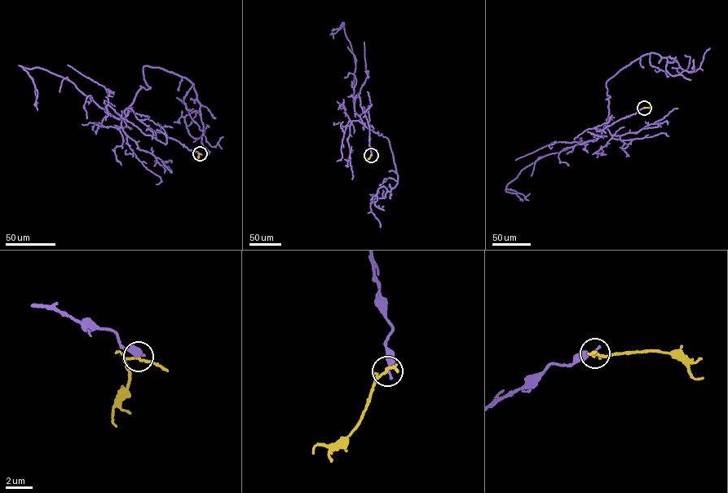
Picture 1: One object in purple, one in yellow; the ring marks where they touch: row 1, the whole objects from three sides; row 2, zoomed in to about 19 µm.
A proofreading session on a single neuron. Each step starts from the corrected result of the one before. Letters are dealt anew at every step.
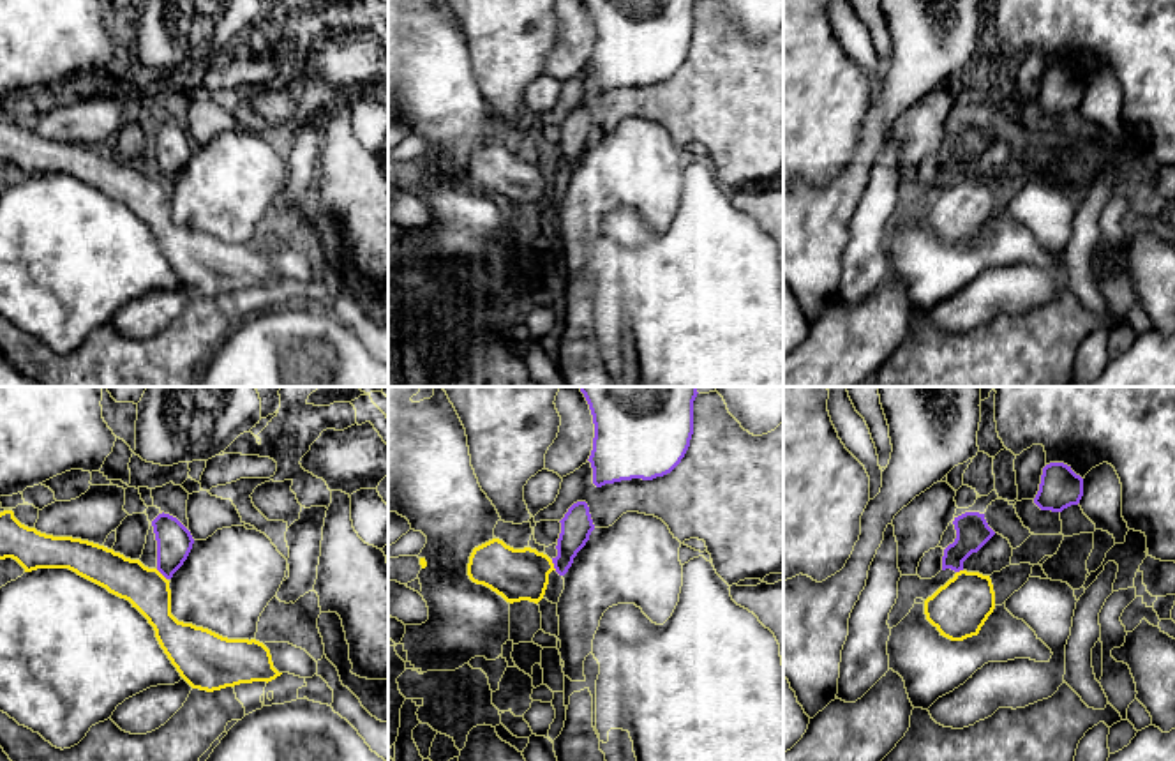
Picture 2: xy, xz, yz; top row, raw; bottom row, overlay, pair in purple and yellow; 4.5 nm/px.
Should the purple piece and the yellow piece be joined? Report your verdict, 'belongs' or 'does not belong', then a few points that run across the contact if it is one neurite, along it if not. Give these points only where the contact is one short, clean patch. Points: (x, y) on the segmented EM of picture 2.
does not belong; line xy (156, 569), (166, 580)

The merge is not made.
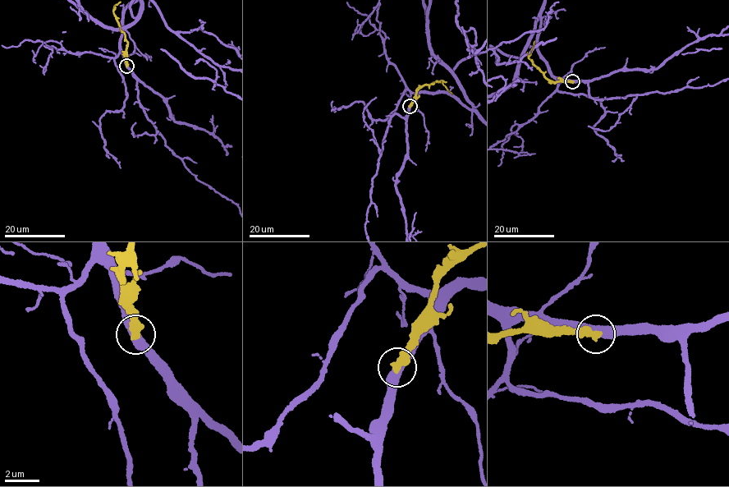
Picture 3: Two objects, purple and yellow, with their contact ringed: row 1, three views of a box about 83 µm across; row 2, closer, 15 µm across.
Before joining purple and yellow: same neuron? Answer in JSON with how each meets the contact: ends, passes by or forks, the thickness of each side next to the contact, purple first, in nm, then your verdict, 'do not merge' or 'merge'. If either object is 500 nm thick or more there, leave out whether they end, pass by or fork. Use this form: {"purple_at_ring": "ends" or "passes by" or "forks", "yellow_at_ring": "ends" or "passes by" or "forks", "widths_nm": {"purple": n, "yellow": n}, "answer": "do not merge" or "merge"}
{"purple_at_ring": "passes by", "yellow_at_ring": "ends", "widths_nm": {"purple": 480, "yellow": 440}, "answer": "do not merge"}

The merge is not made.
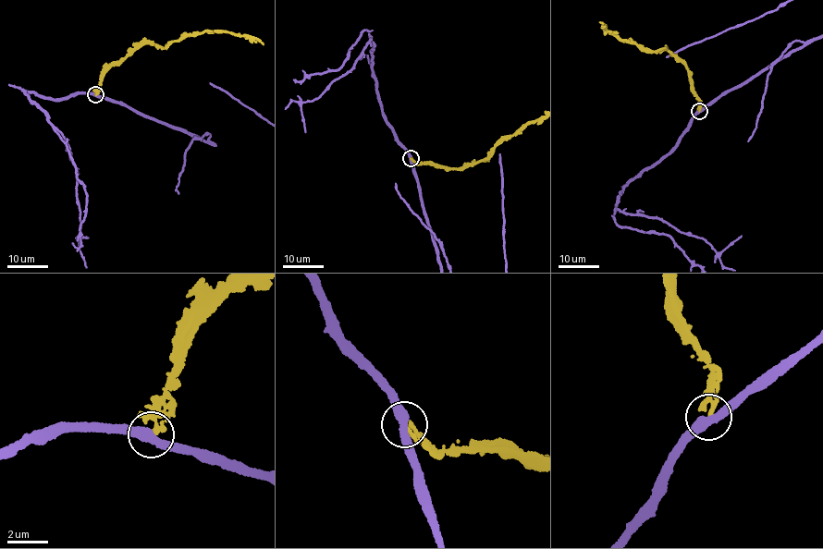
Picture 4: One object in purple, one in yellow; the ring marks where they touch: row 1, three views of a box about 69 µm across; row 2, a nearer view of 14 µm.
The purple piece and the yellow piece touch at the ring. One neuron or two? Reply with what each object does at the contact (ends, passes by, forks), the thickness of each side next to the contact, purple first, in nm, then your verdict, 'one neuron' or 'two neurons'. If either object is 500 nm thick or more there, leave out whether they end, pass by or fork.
purple passes by; yellow ends there; 420 nm thick on the purple side, 200 nm on the other; two neurons

